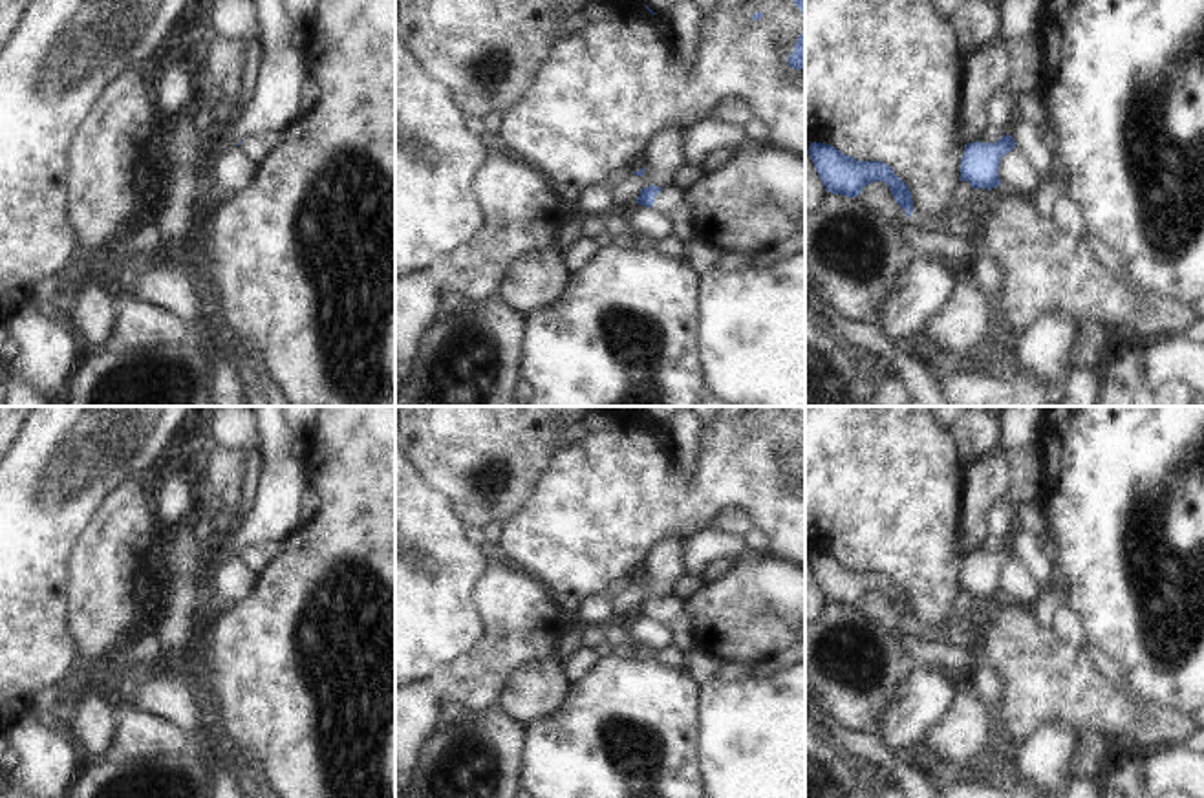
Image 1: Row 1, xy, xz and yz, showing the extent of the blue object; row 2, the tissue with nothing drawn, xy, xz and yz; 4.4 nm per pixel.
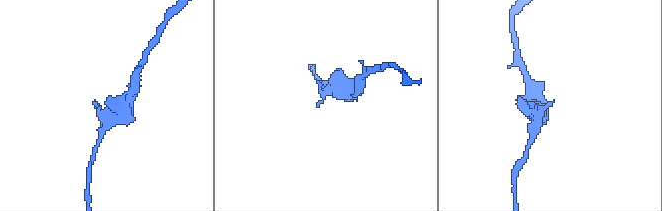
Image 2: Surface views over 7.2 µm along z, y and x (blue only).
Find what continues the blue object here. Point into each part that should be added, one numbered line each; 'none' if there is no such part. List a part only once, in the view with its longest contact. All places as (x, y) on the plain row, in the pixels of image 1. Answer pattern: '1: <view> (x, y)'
none

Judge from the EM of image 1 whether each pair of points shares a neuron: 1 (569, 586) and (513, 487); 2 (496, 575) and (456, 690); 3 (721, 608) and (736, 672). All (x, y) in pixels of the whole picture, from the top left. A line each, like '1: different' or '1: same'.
1: different
2: same
3: different

